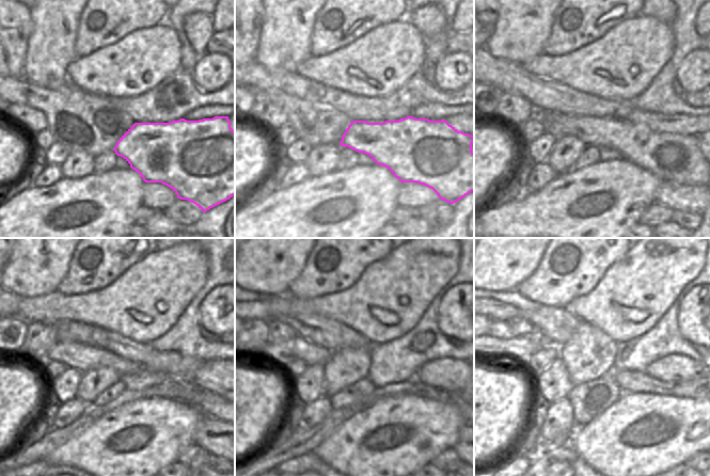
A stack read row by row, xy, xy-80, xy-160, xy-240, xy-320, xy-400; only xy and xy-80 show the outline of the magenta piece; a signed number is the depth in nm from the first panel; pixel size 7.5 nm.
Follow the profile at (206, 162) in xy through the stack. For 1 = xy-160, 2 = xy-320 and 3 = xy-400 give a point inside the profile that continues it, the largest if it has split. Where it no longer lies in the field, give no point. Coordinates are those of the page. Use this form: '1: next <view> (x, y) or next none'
1: next xy-160 (674, 158)
2: next xy-320 (297, 348)
3: next xy-400 (521, 348)

